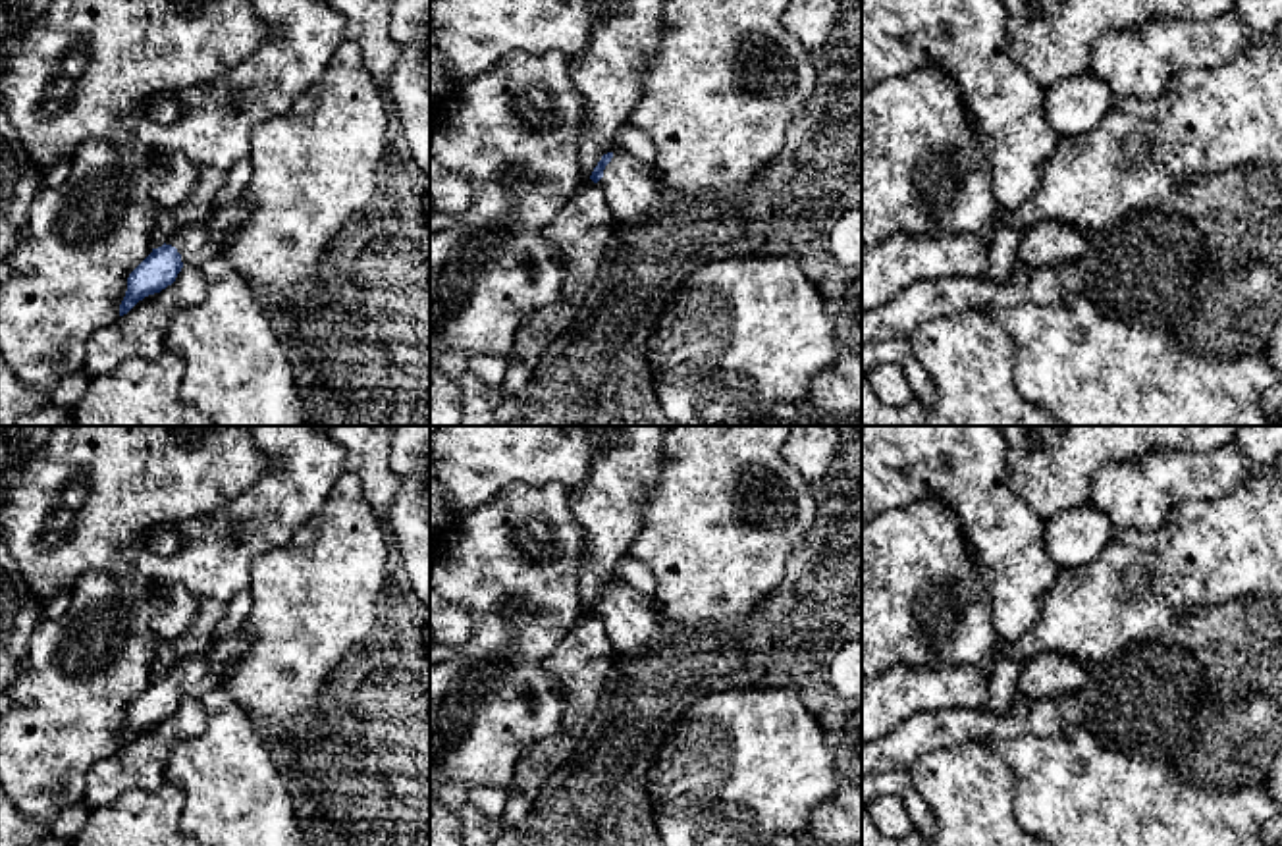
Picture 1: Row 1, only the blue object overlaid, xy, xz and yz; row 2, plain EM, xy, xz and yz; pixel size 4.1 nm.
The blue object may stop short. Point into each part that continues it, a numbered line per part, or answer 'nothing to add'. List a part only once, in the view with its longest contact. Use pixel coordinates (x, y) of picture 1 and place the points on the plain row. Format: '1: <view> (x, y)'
1: xz (631, 619)

